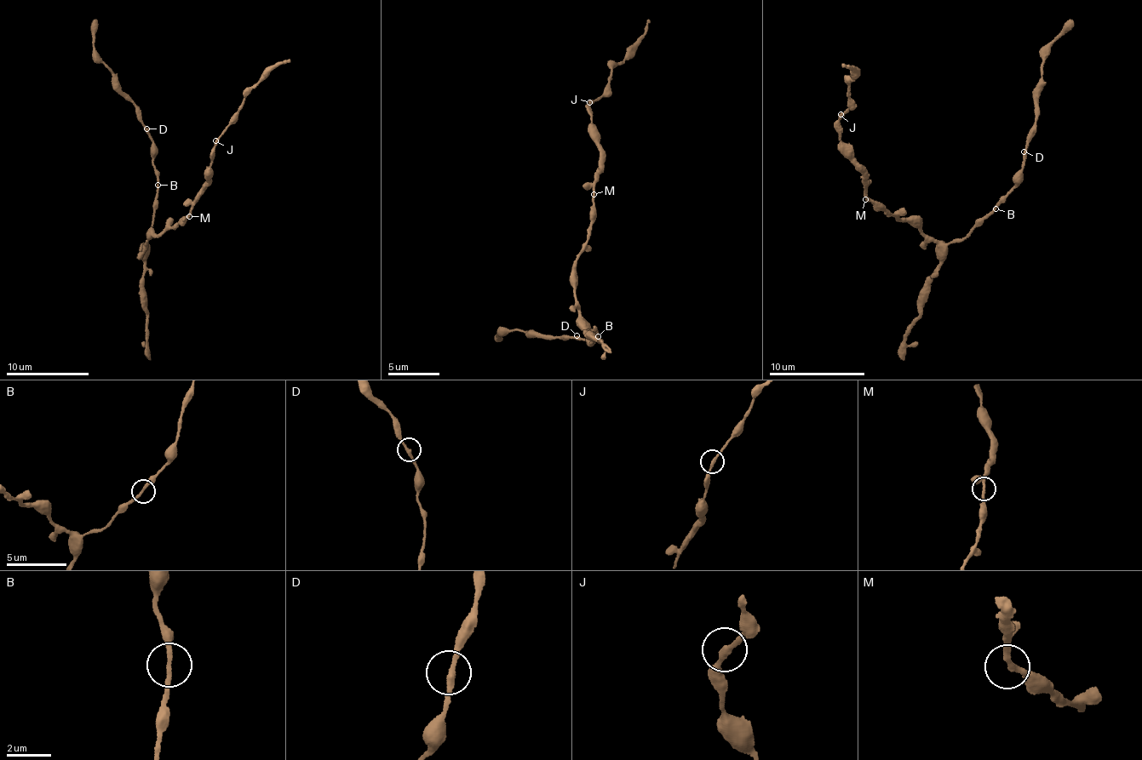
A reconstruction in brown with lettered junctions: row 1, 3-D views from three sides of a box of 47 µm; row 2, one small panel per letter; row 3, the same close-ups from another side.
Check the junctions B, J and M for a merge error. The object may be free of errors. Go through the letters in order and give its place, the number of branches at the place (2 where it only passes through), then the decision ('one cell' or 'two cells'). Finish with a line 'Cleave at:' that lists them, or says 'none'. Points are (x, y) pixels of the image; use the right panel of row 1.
B: at (995, 208); 2 branches meet; one cell
J: at (840, 114); 2 branches meet; one cell
M: at (865, 199); 2 branches meet; one cell
Cleave at: none

